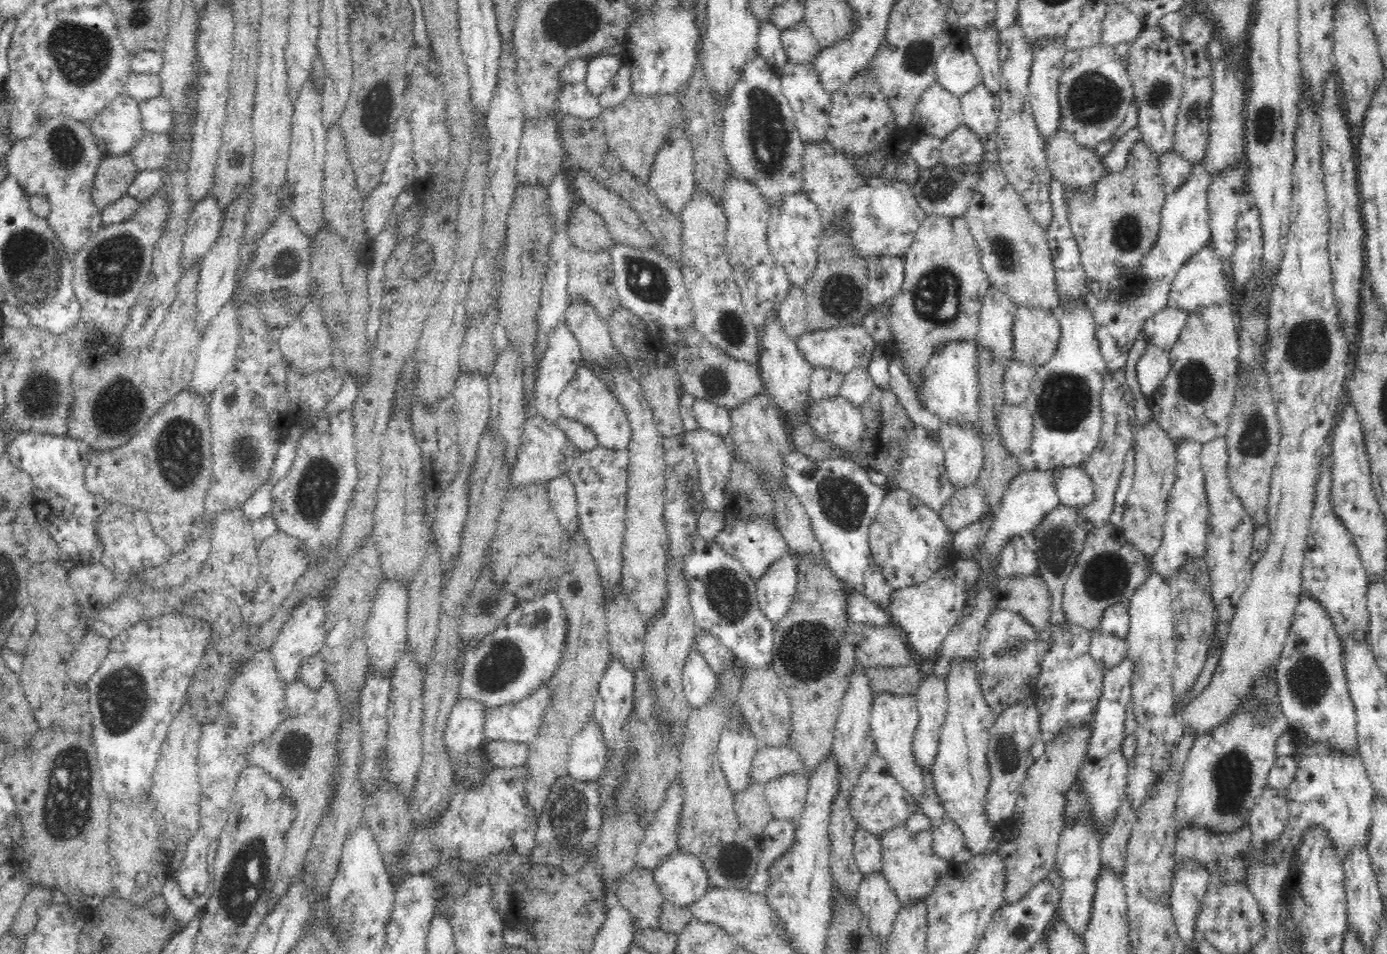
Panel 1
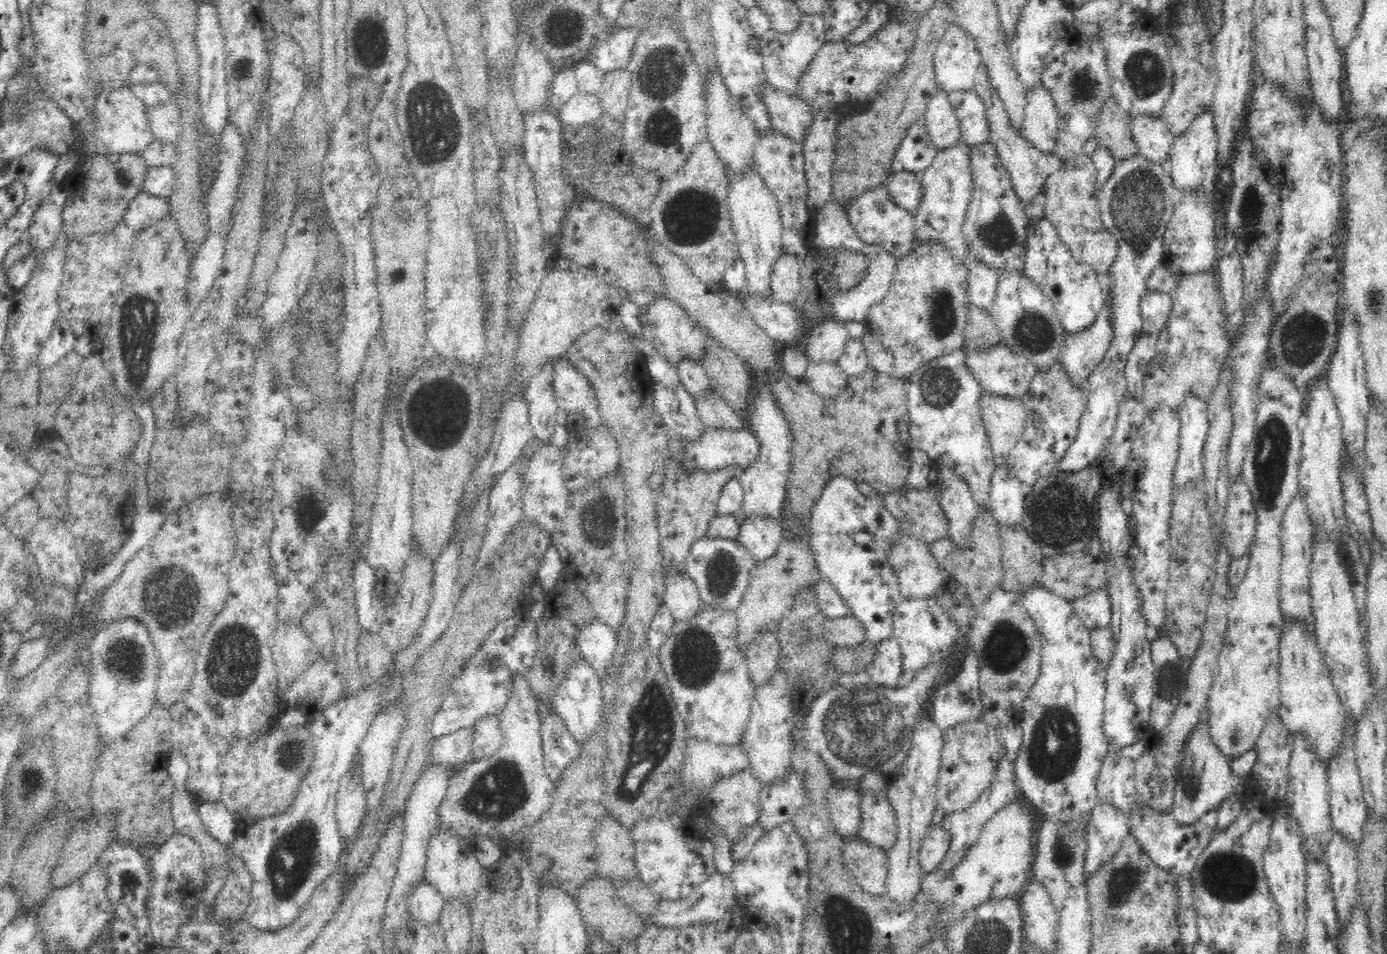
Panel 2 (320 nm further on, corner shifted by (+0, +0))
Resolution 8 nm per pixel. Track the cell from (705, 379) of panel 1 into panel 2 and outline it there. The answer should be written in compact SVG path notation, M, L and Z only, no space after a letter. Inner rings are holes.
M666 296L660 297L650 304L639 306L638 320L642 327L643 338L648 339L658 352L662 353L677 368L681 358L690 357L703 364L707 338L702 327L686 314L676 302Z

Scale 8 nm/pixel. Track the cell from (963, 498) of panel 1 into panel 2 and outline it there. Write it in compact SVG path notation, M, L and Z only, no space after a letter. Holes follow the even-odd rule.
M907 489L887 493L883 496L884 507L894 516L904 533L910 533L916 539L924 540L928 543L947 538L948 536L948 517L944 513L944 508L940 507L938 497L934 492L924 489Z

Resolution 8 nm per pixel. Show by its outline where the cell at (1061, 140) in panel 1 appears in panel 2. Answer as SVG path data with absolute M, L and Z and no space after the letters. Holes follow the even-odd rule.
M1045 87L1027 90L1025 117L1020 130L1026 141L1044 154L1053 153L1058 142L1058 111Z

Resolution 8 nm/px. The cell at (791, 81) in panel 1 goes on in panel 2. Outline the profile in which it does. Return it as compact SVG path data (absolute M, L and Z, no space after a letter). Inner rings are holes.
M820 14L803 15L800 26L786 34L781 34L774 29L768 30L768 33L760 36L759 42L767 84L789 96L801 98L798 80L806 72L808 63L814 60L814 56L826 42L826 24Z

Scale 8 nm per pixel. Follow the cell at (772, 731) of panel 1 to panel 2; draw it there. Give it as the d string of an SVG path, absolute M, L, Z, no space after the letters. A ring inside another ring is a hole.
M766 632L758 636L745 650L750 679L756 688L761 687L778 670L780 645L777 634L778 632Z

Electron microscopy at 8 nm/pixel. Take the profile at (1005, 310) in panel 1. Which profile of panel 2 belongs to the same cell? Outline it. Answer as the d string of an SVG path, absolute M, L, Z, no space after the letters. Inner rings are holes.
M968 256L968 298L970 304L988 313L993 308L996 290L998 290L999 270Z

